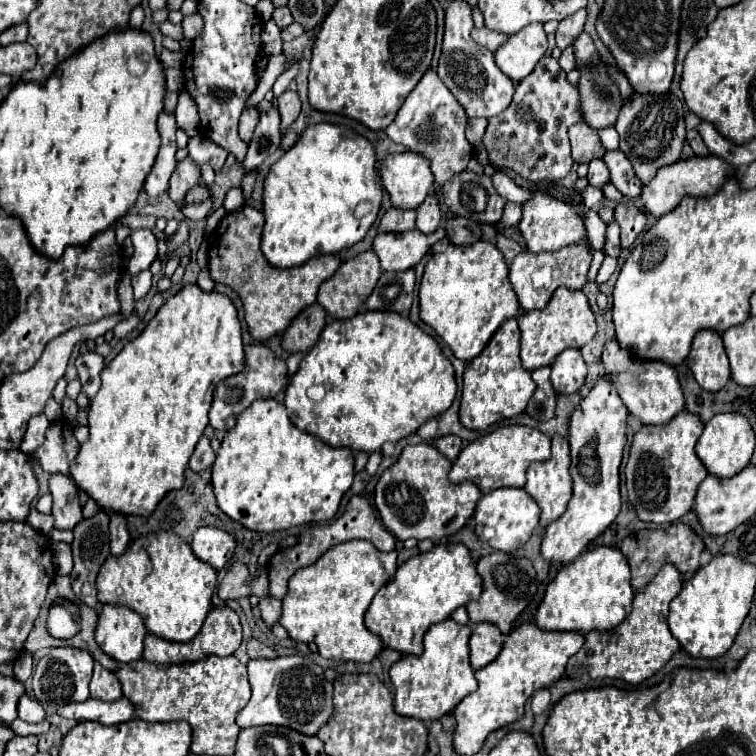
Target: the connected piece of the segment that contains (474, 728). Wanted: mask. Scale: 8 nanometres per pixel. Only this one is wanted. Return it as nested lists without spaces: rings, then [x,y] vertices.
[[[534,621],[516,627],[508,635],[500,655],[492,663],[488,663],[486,667],[474,673],[478,681],[478,689],[468,697],[464,697],[454,709],[454,717],[456,717],[454,749],[460,755],[476,755],[484,745],[484,739],[492,731],[512,721],[518,721],[524,713],[526,699],[532,697],[536,689],[544,689],[556,683],[564,675],[568,659],[582,645],[584,645],[584,633],[546,631],[540,629]]]

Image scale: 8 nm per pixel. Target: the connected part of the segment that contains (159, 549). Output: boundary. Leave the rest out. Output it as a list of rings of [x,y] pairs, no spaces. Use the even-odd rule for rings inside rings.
[[[148,533],[134,539],[118,557],[108,557],[96,577],[98,601],[126,605],[142,615],[146,629],[168,641],[190,641],[198,635],[216,587],[216,571],[192,555],[190,545],[168,533]]]

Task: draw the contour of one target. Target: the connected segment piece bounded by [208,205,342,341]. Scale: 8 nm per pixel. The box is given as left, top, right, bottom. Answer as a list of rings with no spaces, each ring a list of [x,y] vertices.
[[[244,205],[238,211],[228,213],[220,221],[220,225],[212,231],[208,241],[210,243],[208,271],[214,281],[230,285],[240,295],[246,309],[246,323],[256,341],[266,341],[268,337],[286,331],[292,319],[316,301],[320,283],[326,281],[342,263],[340,255],[334,253],[312,257],[310,261],[298,267],[288,269],[272,267],[260,249],[262,229],[264,229],[264,213],[260,209]]]

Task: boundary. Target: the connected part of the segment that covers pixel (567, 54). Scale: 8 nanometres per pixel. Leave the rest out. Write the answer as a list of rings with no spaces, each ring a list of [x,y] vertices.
[[[566,47],[566,49],[562,51],[558,63],[560,63],[560,67],[562,67],[566,73],[570,73],[570,71],[576,67],[576,55],[574,55],[574,49],[572,49],[572,47]]]

